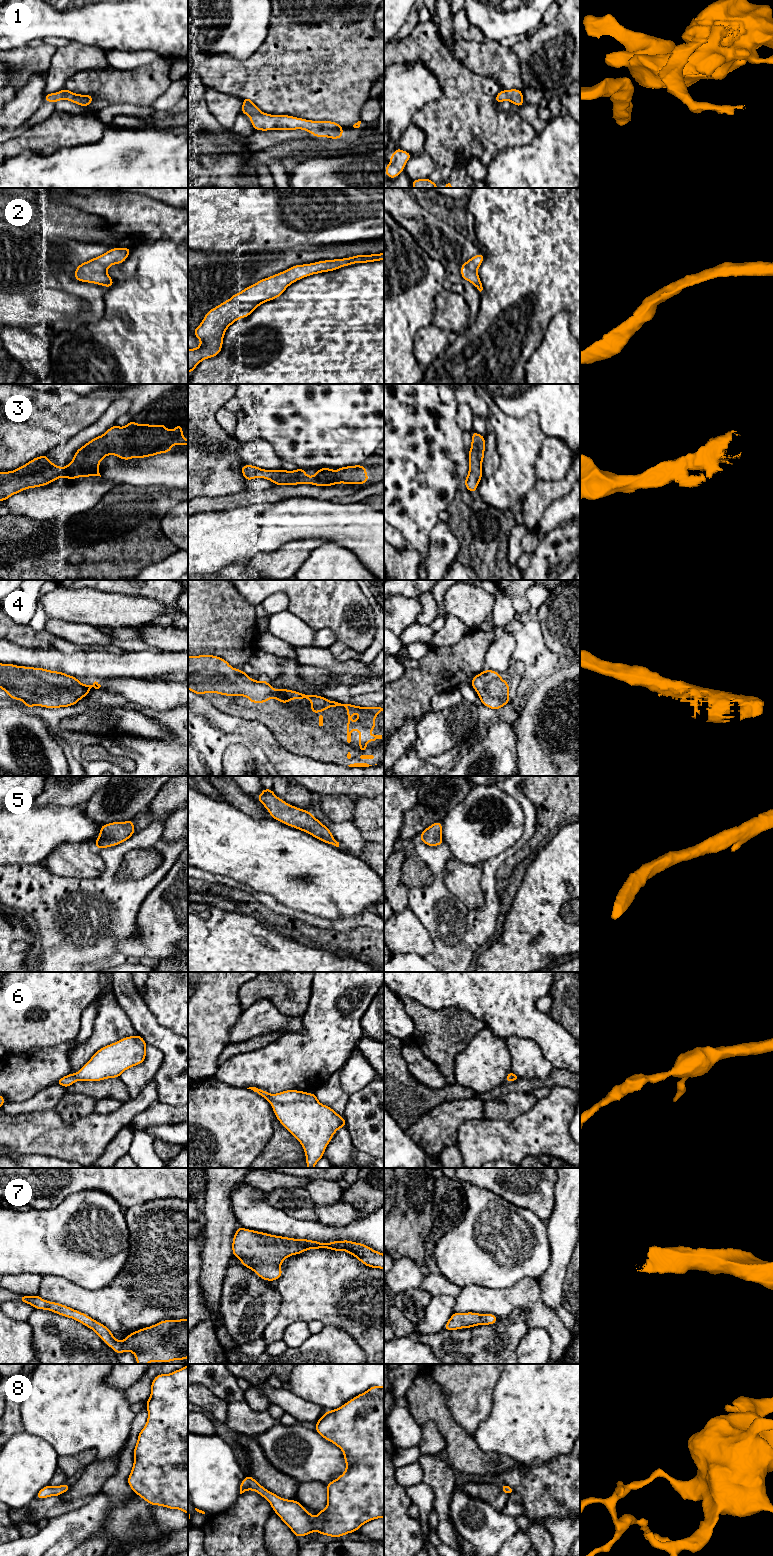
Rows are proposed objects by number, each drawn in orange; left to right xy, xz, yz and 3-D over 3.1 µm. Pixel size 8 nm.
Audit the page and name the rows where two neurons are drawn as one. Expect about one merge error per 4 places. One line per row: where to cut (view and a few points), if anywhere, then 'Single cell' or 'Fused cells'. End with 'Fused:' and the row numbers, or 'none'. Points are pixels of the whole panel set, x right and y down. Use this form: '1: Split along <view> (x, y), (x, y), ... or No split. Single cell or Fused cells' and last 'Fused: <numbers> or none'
1: No split. Single cell
2: No split. Single cell
3: No split. Single cell
4: No split. Single cell
5: No split. Single cell
6: No split. Single cell
7: No split. Single cell
8: No split. Single cell
Fused: none

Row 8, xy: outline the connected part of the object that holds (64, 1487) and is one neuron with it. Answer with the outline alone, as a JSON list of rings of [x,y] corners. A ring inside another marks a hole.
[[[62,1484],[61,1486],[50,1486],[47,1485],[42,1488],[36,1495],[36,1499],[44,1499],[51,1496],[60,1496],[62,1493],[65,1493],[69,1490],[69,1484]]]

